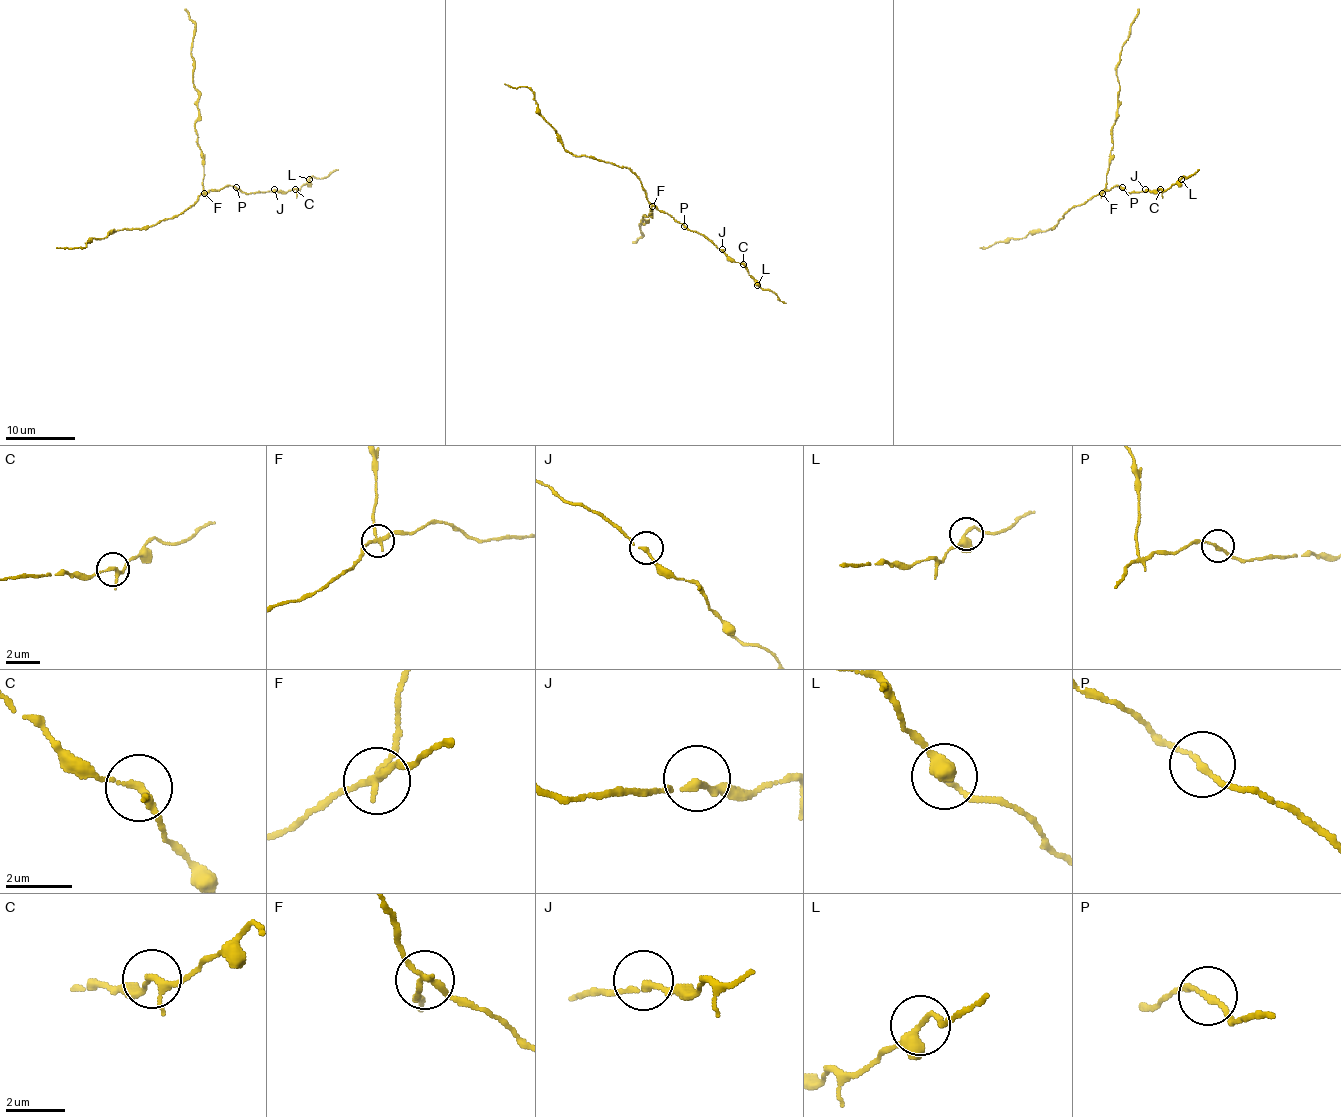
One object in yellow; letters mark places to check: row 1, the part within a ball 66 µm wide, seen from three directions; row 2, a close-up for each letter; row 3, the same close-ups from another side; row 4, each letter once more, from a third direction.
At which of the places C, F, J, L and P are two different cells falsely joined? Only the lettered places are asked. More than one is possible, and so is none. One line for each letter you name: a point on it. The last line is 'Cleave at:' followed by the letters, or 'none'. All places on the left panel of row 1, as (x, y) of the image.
F: (204, 193)
Cleave at: F

